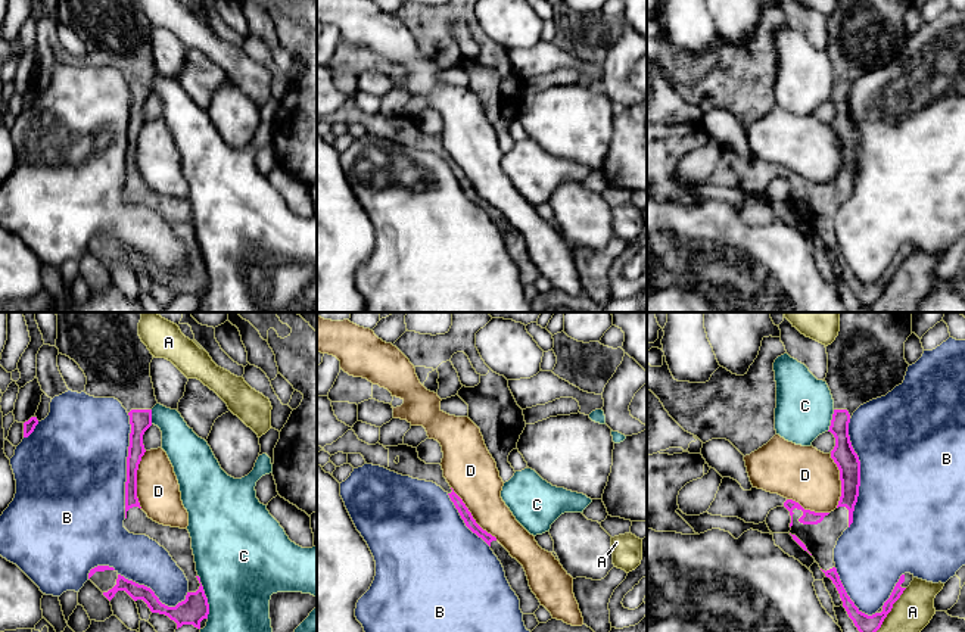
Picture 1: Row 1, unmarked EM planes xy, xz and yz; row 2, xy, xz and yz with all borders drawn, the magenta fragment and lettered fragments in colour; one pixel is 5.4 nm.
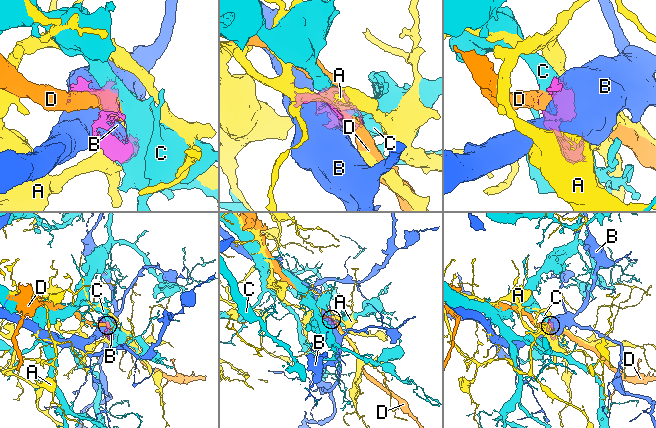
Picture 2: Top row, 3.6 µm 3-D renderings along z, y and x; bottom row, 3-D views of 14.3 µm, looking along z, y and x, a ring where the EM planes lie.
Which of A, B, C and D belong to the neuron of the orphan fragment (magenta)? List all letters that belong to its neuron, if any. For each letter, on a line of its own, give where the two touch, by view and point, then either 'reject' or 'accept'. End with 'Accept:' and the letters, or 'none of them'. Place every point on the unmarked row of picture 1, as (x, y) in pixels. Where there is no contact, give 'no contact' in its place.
A: contact yz (889, 282); reject
B: contact yz (859, 143); reject
C: contact xy (205, 267); reject
D: contact xz (470, 184); reject
Accept: none of them

